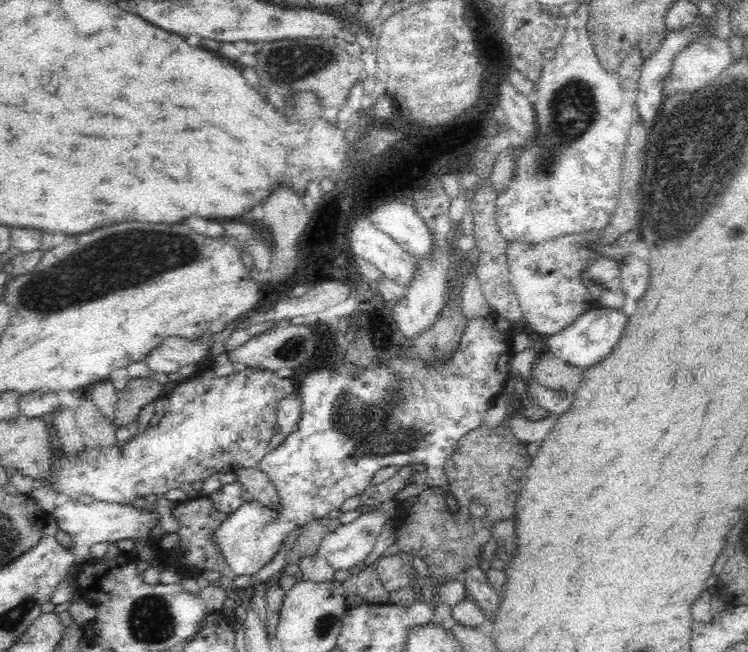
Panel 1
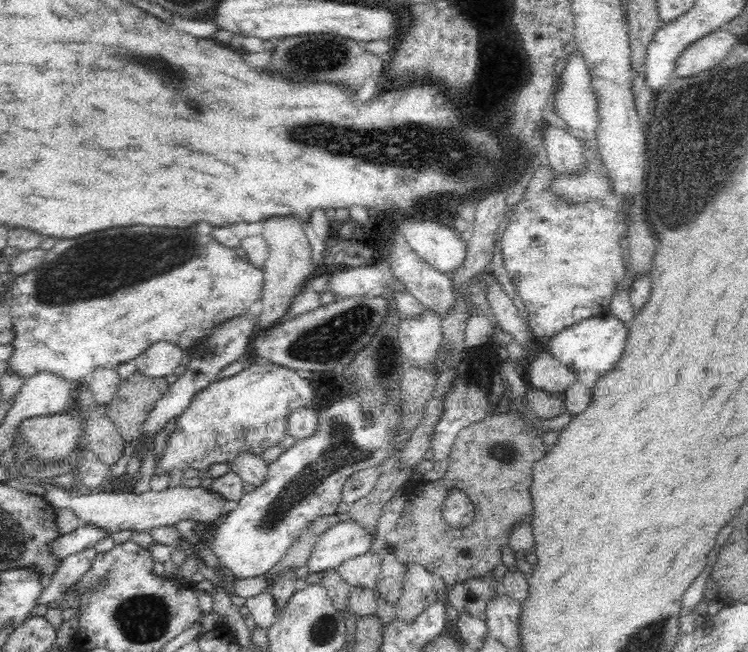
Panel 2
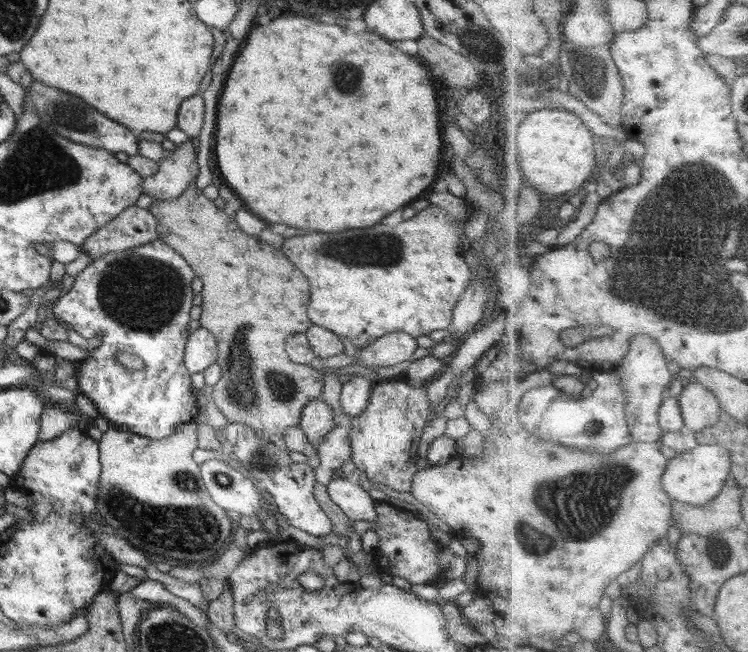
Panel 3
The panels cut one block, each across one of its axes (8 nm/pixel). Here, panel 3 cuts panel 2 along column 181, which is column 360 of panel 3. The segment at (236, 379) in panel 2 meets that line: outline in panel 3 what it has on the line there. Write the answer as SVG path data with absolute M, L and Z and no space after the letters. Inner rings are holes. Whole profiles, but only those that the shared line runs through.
M382 380L371 388L369 404L360 415L352 417L350 430L351 462L368 475L368 479L380 482L398 492L410 492L412 478L417 474L416 463L419 460L418 444L423 430L431 416L431 402L427 398L425 385L406 380Z

